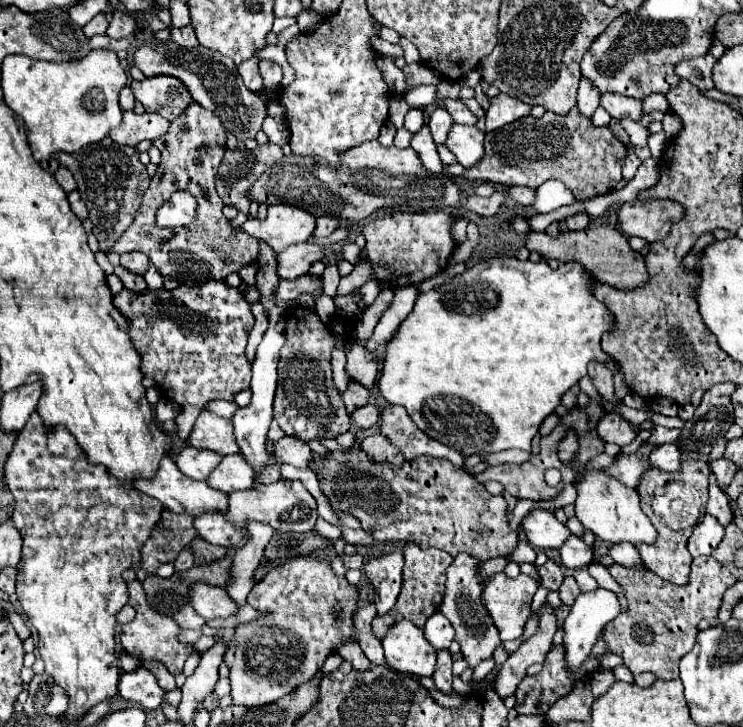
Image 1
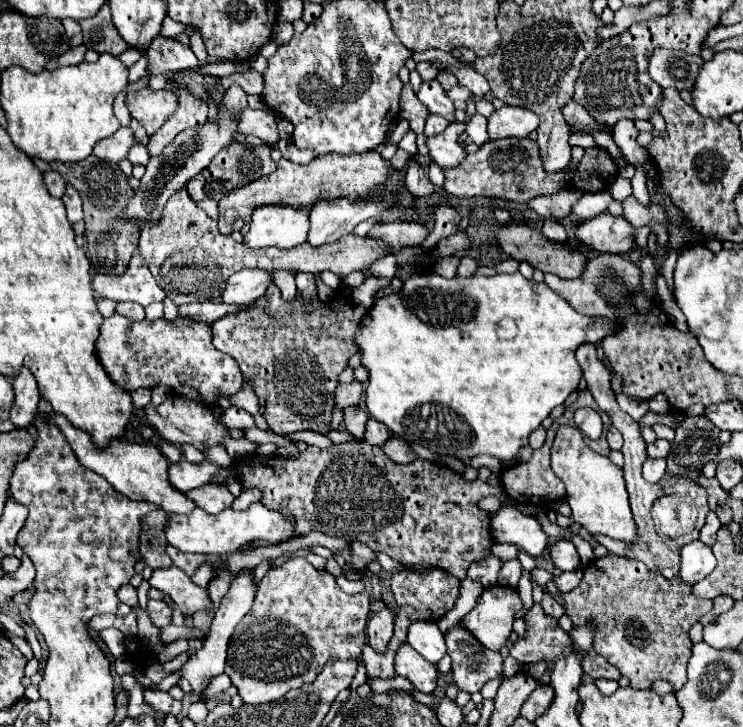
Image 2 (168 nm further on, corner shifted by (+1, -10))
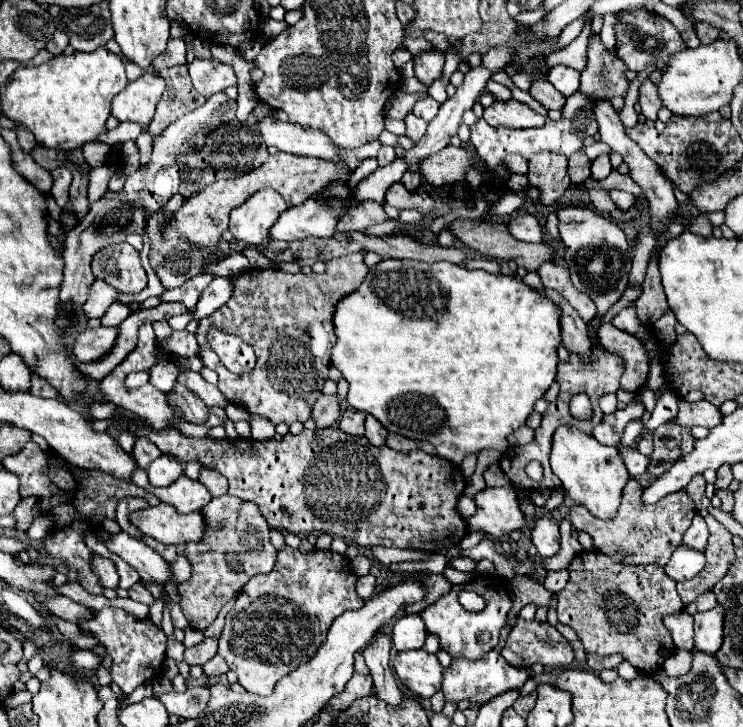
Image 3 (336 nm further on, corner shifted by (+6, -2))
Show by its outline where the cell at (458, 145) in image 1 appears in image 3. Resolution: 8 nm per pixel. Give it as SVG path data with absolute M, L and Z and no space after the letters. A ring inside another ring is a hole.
M411 114L411 116L407 116L405 124L407 124L407 136L413 142L417 142L417 140L421 140L425 136L425 130L427 130L427 122L425 120L419 120L415 114Z

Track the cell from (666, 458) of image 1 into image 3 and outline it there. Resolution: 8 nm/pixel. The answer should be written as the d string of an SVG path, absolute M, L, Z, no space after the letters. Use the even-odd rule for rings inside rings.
M619 446L619 448L621 448L621 454L623 454L623 460L625 460L625 466L627 466L627 470L633 478L647 472L647 464L651 462L647 456L643 456L641 452L637 452L633 448L623 448L623 446Z

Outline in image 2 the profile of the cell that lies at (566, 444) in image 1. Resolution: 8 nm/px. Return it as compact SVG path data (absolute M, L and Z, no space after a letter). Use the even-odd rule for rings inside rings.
M572 426L558 428L552 446L552 470L568 490L568 502L572 508L574 522L584 526L590 534L604 534L624 542L634 540L636 524L630 512L622 468L618 468L608 456L592 452L586 446L580 430Z

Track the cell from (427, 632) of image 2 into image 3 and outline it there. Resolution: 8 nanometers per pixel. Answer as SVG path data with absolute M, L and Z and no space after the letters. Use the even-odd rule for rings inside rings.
M409 614L409 616L403 616L401 620L397 620L393 626L393 634L391 634L395 650L423 648L425 638L427 638L427 630L425 630L425 624L419 618L419 614Z

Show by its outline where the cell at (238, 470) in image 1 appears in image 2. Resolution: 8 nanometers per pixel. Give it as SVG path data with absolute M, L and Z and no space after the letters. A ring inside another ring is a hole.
M206 484L192 492L186 492L186 498L208 514L218 514L234 502L234 496L228 492L228 488L218 484Z

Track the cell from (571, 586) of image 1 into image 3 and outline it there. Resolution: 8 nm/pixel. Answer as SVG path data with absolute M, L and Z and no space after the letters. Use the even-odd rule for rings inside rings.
M585 550L569 564L569 582L559 594L557 618L571 626L587 652L619 654L639 672L655 674L675 654L675 644L663 624L663 616L683 612L675 580L657 564L625 566L599 550Z

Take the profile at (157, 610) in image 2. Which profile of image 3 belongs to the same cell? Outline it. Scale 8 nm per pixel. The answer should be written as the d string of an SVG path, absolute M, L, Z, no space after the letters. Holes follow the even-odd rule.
M137 582L135 586L129 588L129 598L131 598L131 600L137 600L137 602L141 602L141 604L147 604L147 606L155 604L155 596L145 588L143 582Z

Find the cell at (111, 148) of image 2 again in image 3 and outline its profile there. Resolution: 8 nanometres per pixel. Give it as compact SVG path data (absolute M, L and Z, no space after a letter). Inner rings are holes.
M89 142L89 144L85 144L81 150L83 150L85 162L87 162L91 168L103 166L103 164L107 162L109 152L111 152L111 148L109 148L105 142Z

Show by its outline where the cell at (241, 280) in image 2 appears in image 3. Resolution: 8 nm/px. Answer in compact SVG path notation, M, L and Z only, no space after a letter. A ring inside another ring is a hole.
M215 276L211 284L205 288L197 308L195 308L195 320L211 316L217 308L221 308L231 296L233 296L235 280L229 276Z

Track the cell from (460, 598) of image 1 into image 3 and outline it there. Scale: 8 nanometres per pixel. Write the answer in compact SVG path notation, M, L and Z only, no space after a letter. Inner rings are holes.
M489 652L479 660L453 658L451 666L443 670L443 692L445 692L445 698L453 702L471 698L471 702L483 704L501 692L507 692L511 688L521 688L527 678L529 678L529 672L525 668L515 668L507 664L507 660L503 660L499 652Z

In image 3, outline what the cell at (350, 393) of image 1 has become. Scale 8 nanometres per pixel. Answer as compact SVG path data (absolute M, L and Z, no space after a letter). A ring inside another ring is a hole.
M347 410L343 412L341 420L339 420L339 428L347 434L355 434L355 436L363 436L363 422L365 422L365 414L357 412L357 410Z

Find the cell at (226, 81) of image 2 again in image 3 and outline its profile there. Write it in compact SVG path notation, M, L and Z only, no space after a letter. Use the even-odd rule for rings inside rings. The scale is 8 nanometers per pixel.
M193 60L189 64L189 74L195 90L205 98L215 92L227 90L229 86L237 86L237 74L233 66L215 60Z

